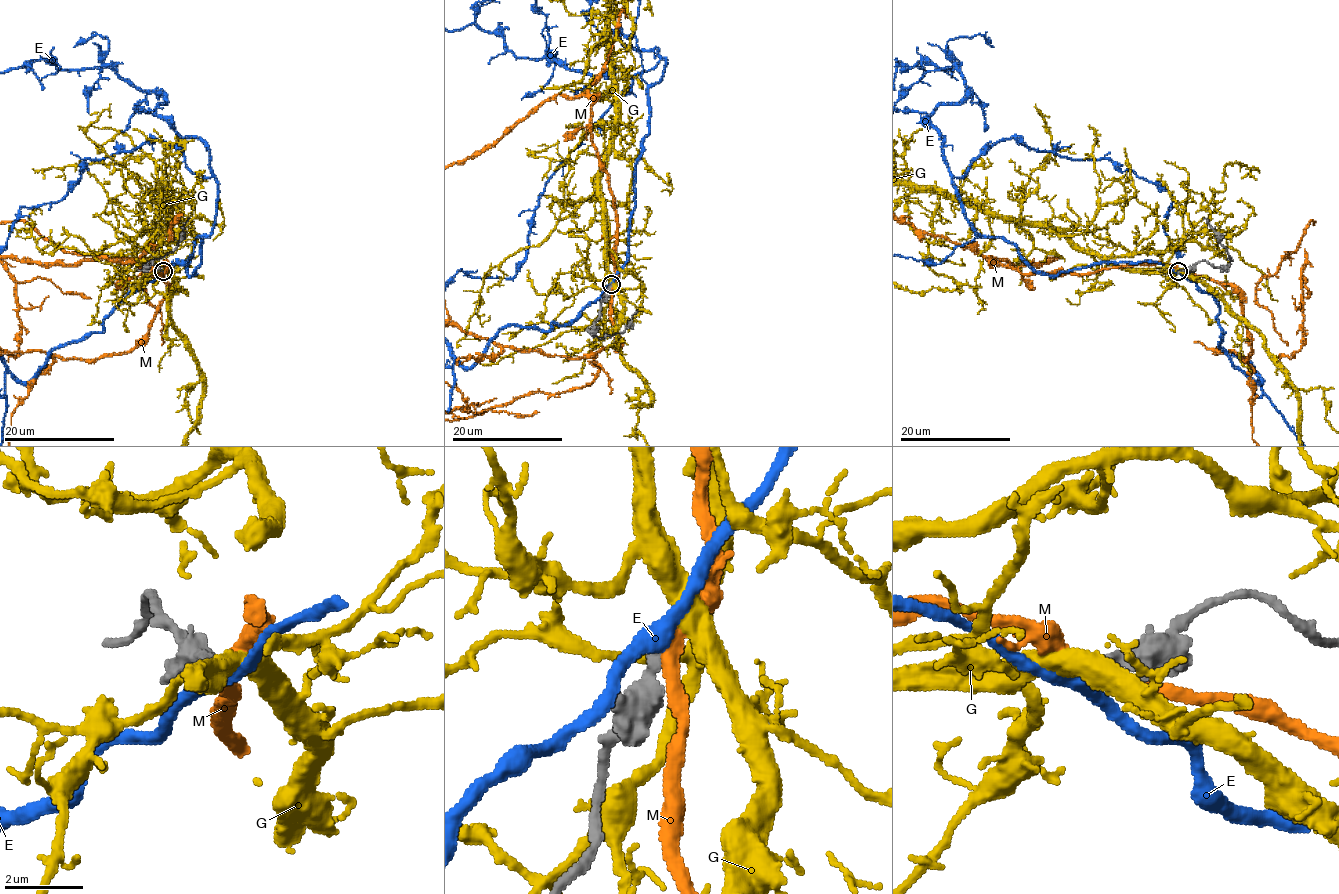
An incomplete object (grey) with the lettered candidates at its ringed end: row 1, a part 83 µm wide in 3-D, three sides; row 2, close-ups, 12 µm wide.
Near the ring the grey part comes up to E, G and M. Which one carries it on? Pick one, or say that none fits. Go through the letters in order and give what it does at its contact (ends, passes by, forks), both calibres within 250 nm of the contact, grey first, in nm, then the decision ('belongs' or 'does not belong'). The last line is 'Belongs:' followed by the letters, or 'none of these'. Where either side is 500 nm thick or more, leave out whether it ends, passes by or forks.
E: it passes by; 440 nm thick on the grey side, 420 nm on the other; does not belong
G: 300 nm thick on the grey side, 550 nm on the other; does not belong
M: it passes by; 440 nm thick on the grey side, 360 nm on the other; does not belong
Belongs: none of these

